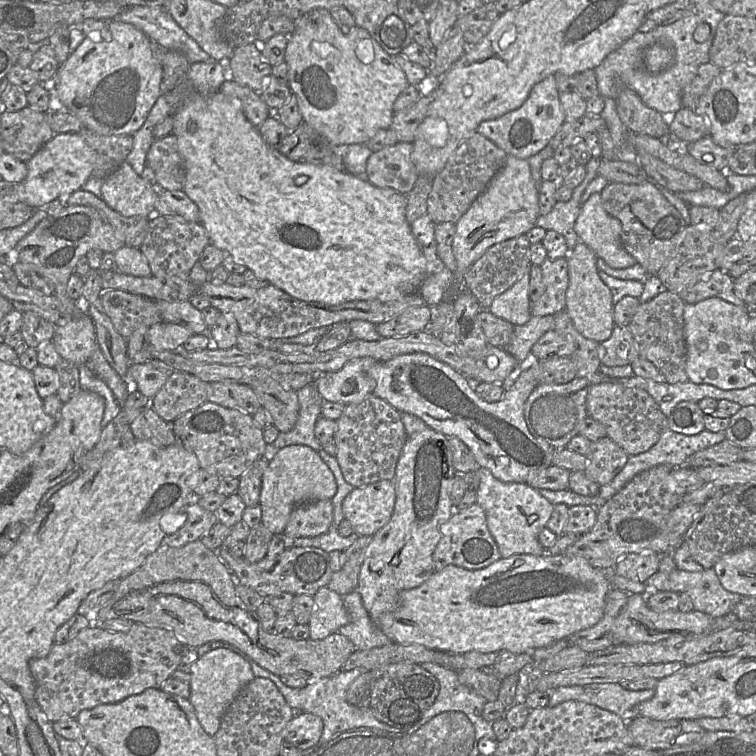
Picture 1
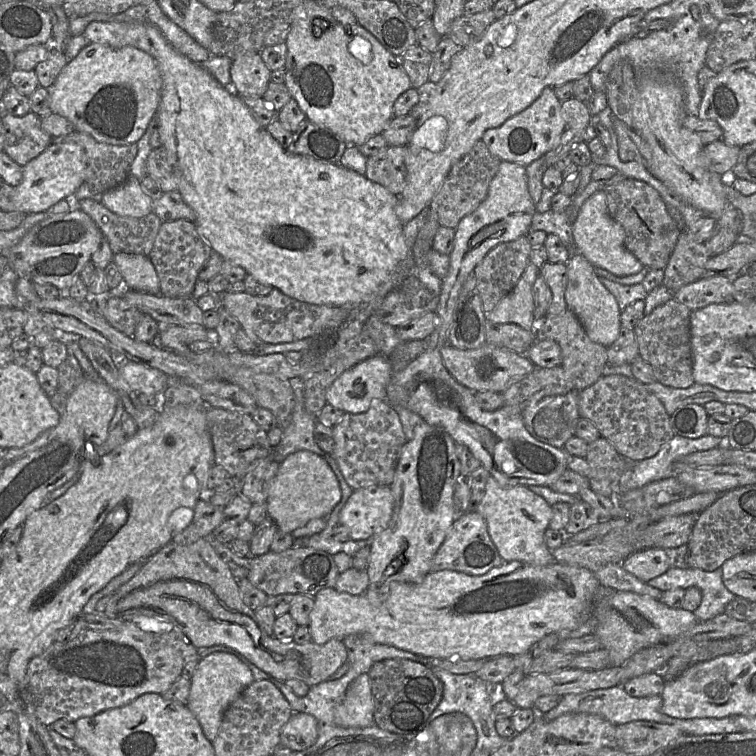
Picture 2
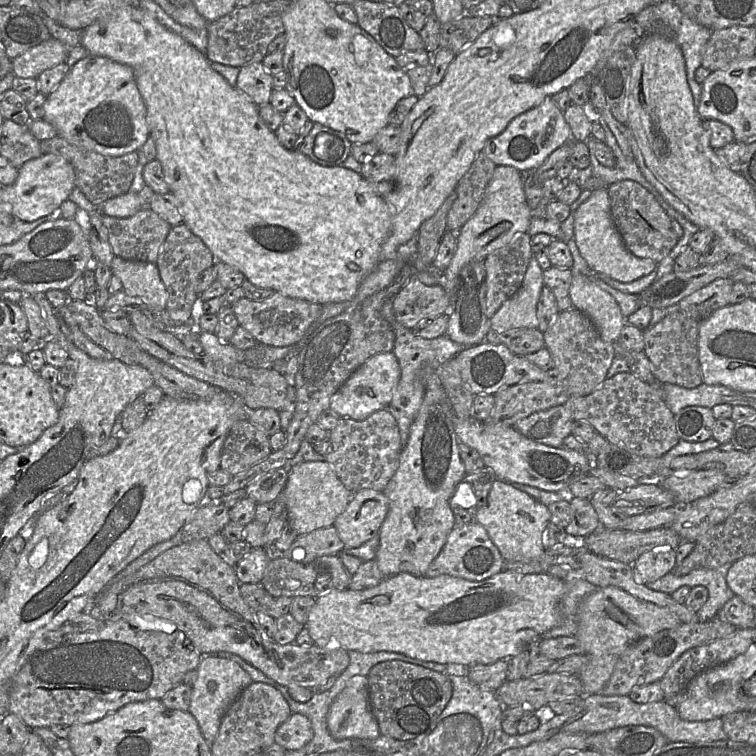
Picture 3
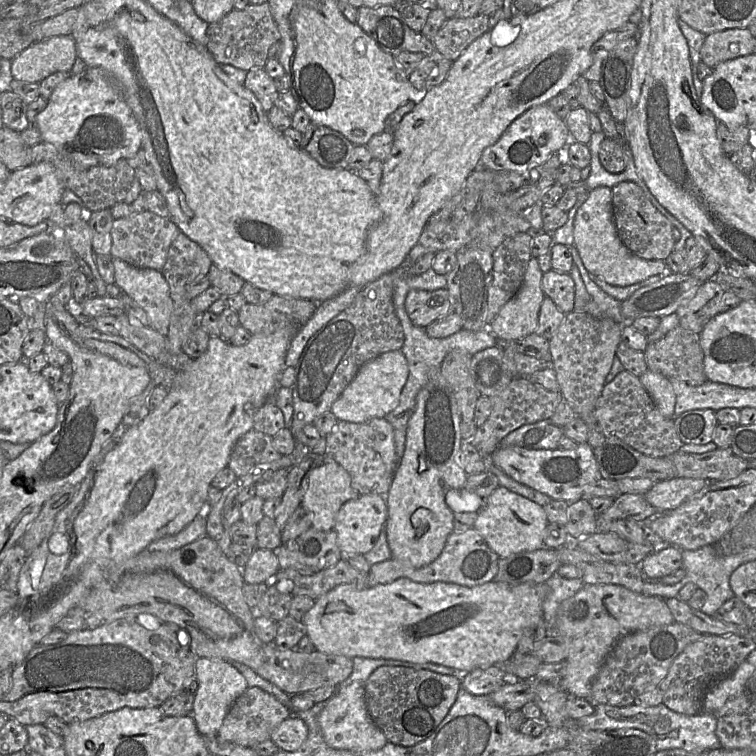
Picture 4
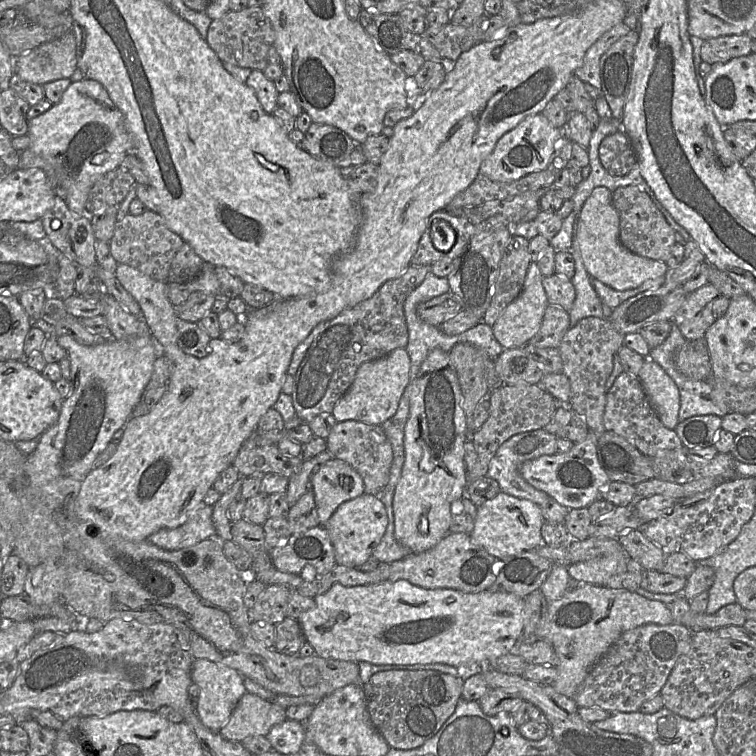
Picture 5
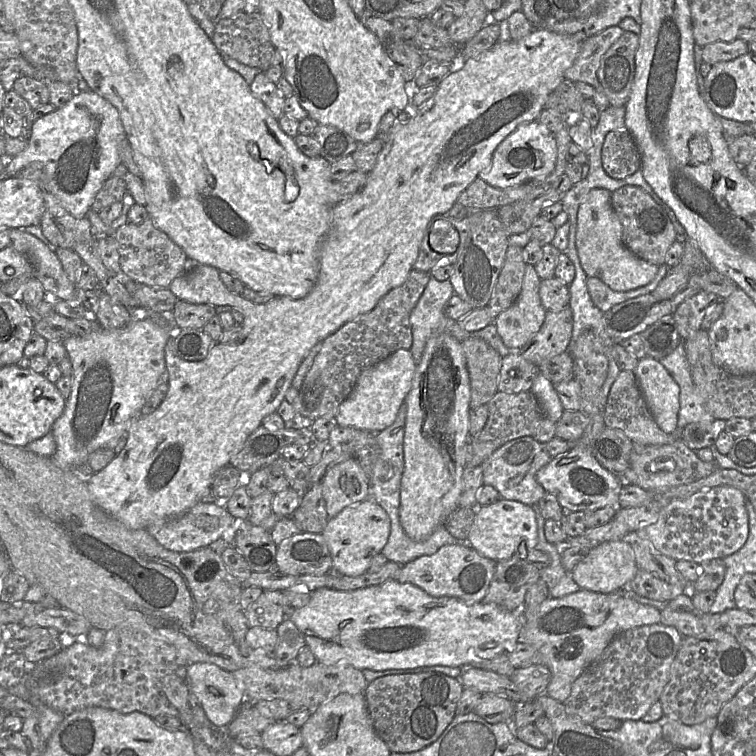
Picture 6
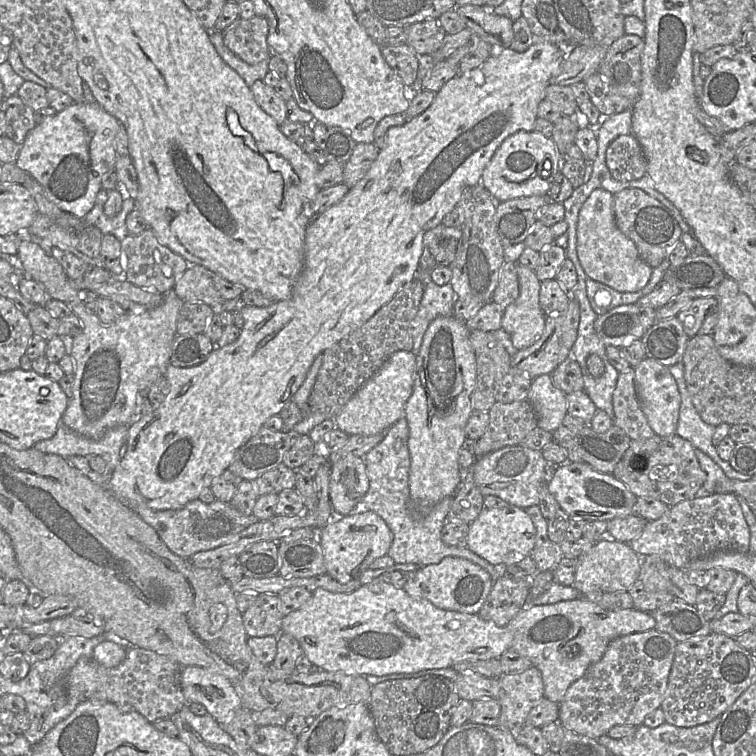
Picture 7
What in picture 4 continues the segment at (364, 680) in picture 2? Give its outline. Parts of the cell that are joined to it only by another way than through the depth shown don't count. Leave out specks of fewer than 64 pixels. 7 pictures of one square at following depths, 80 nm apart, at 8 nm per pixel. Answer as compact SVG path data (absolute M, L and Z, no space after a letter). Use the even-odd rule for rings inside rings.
M355 681L343 687L338 685L336 692L326 701L319 714L318 722L325 743L334 749L354 752L375 751L388 742L385 735L371 719L365 701L365 683Z

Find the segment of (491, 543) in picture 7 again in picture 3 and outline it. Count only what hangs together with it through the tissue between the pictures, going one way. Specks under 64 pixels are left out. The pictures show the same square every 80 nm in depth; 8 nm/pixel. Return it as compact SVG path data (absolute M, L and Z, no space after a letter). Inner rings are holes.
M496 479L486 500L474 513L505 562L527 561L540 557L545 551L545 532L550 523L548 507L514 485Z

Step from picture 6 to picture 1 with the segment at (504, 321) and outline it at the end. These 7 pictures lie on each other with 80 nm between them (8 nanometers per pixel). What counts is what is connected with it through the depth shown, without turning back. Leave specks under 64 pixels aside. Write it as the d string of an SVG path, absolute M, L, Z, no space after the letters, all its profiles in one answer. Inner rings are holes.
M530 268L513 286L493 300L489 312L514 326L526 324L532 316L529 283Z

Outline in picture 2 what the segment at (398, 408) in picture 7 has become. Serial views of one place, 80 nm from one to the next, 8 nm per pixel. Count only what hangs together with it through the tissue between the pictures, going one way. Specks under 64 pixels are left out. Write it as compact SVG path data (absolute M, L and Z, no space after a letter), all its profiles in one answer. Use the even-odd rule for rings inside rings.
M382 354L344 371L328 388L326 401L344 413L366 412L373 399L386 400L393 365Z

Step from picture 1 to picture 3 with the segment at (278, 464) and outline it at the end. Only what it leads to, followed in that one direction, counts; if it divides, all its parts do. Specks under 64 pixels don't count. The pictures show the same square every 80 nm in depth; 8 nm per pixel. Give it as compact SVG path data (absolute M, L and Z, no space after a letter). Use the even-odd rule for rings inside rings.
M309 461L294 465L289 471L284 489L277 498L282 498L287 510L287 522L300 534L334 525L336 518L346 509L354 493L339 479L326 461Z

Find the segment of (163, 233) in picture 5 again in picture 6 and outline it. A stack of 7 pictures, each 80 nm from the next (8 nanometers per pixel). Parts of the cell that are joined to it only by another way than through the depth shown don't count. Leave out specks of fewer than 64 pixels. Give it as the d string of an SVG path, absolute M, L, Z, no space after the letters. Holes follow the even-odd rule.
M149 217L142 224L127 222L114 233L122 272L131 280L153 288L169 288L172 281L188 270L189 259L181 247L160 230Z

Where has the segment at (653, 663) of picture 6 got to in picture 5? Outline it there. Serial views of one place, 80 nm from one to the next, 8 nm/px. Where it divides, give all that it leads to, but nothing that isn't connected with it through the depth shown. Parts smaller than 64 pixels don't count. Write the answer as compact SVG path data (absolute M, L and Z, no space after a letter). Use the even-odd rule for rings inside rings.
M677 623L670 625L645 624L624 632L609 650L589 670L573 697L578 707L601 708L606 712L637 712L642 704L658 695L665 685L677 659L686 651L693 633Z

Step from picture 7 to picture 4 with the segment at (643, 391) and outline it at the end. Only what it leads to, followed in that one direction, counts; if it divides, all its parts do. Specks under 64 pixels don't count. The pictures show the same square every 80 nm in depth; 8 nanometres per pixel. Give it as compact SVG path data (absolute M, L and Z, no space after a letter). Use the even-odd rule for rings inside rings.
M649 369L639 379L660 413L666 418L676 418L674 417L676 395L670 380Z

